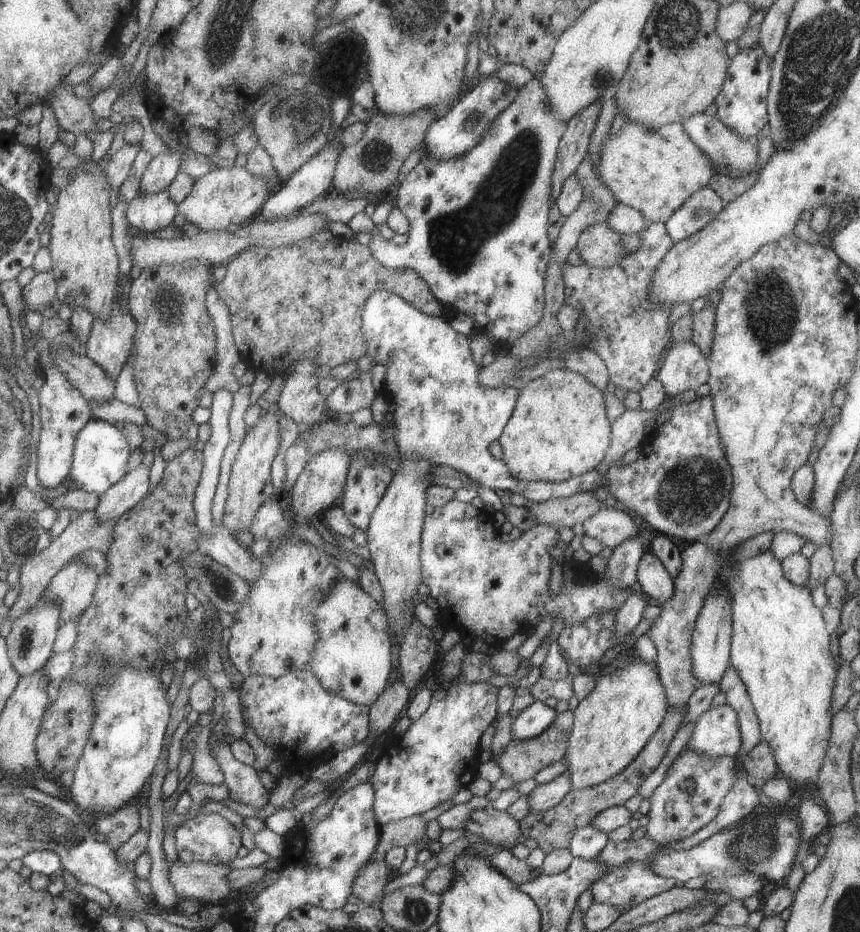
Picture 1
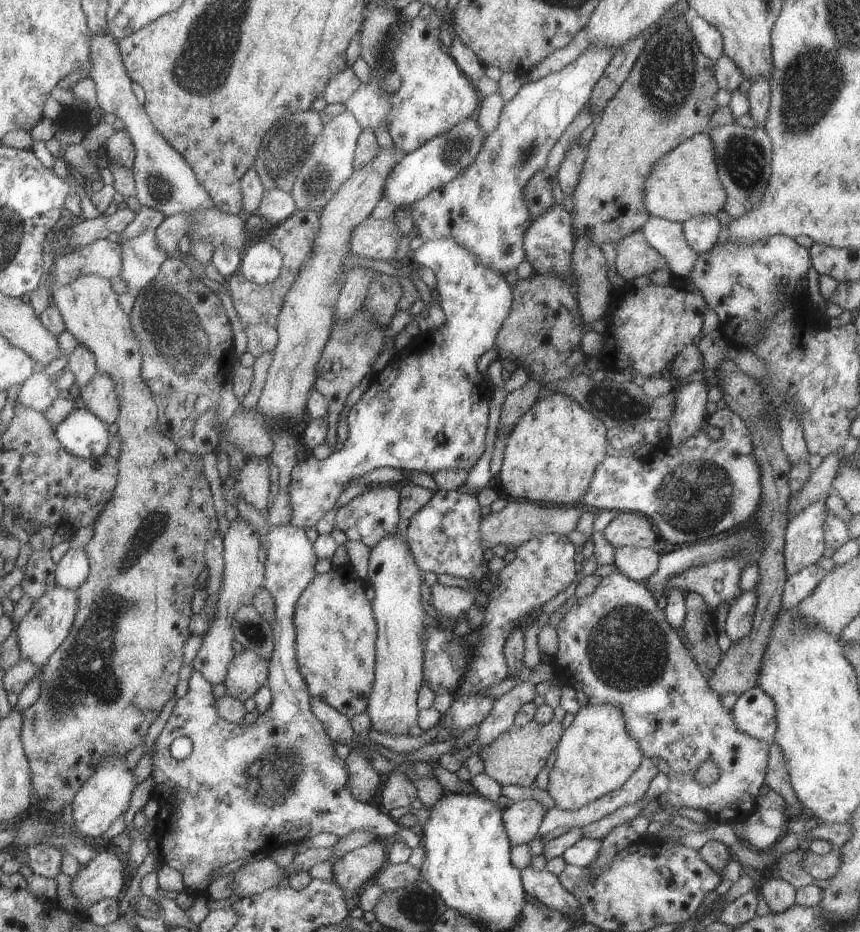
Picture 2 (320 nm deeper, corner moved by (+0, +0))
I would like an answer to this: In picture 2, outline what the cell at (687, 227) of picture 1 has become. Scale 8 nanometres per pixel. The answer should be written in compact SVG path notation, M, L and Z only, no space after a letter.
M701 214L683 222L683 233L690 248L702 254L714 248L723 236L723 229L716 216Z

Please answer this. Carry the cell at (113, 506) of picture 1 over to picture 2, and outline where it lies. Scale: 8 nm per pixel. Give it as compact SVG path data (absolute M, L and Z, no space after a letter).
M72 545L55 568L55 584L76 591L87 580L89 569L86 550Z

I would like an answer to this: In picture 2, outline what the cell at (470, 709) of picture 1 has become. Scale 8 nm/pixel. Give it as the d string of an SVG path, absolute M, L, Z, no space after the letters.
M458 695L451 708L441 715L439 723L447 726L455 736L462 735L474 724L480 724L492 710L493 696L484 698L476 695Z

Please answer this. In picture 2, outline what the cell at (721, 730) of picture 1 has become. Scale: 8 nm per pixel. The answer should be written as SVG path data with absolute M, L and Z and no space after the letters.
M760 687L740 694L731 711L738 730L768 744L775 741L776 705L773 698Z

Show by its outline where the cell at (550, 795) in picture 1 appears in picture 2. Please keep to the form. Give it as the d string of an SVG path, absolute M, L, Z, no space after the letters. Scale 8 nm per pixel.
M523 799L503 810L503 825L513 847L531 844L538 838L546 810L534 799Z

